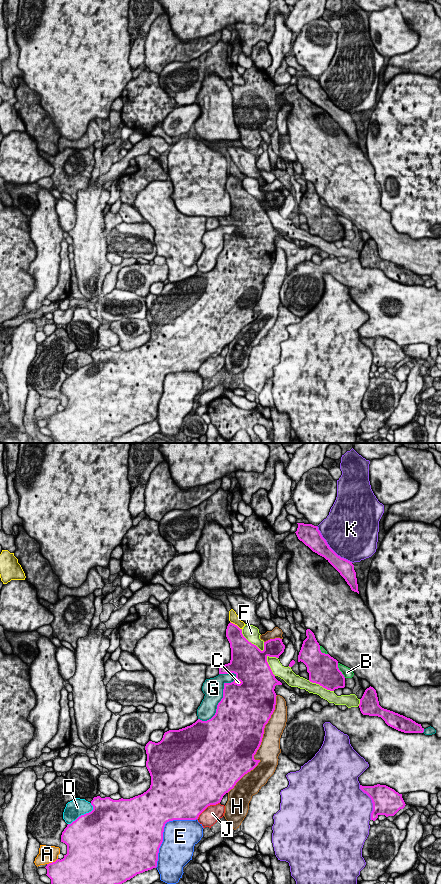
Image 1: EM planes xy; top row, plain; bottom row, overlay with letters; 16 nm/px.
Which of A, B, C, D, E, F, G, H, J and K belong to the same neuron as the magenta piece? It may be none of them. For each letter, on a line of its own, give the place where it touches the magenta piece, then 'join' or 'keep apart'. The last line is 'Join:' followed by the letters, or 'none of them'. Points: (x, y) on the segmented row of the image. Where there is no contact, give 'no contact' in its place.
A: xy (52, 862) | keep apart
B: xy (339, 670) | keep apart
C: xy (236, 625) | keep apart
D: xy (84, 814) | keep apart
E: xy (163, 830) | keep apart
F: xy (250, 642) | keep apart
G: xy (221, 699) | keep apart
H: xy (259, 746) | keep apart
J: xy (207, 806) | keep apart
K: xy (330, 548) | keep apart
Join: none of them

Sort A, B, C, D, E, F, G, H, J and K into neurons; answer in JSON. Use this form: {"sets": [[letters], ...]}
{"sets": [["A"], ["B"], ["C"], ["D"], ["E"], ["F"], ["G"], ["H"], ["J"], ["K"]]}

